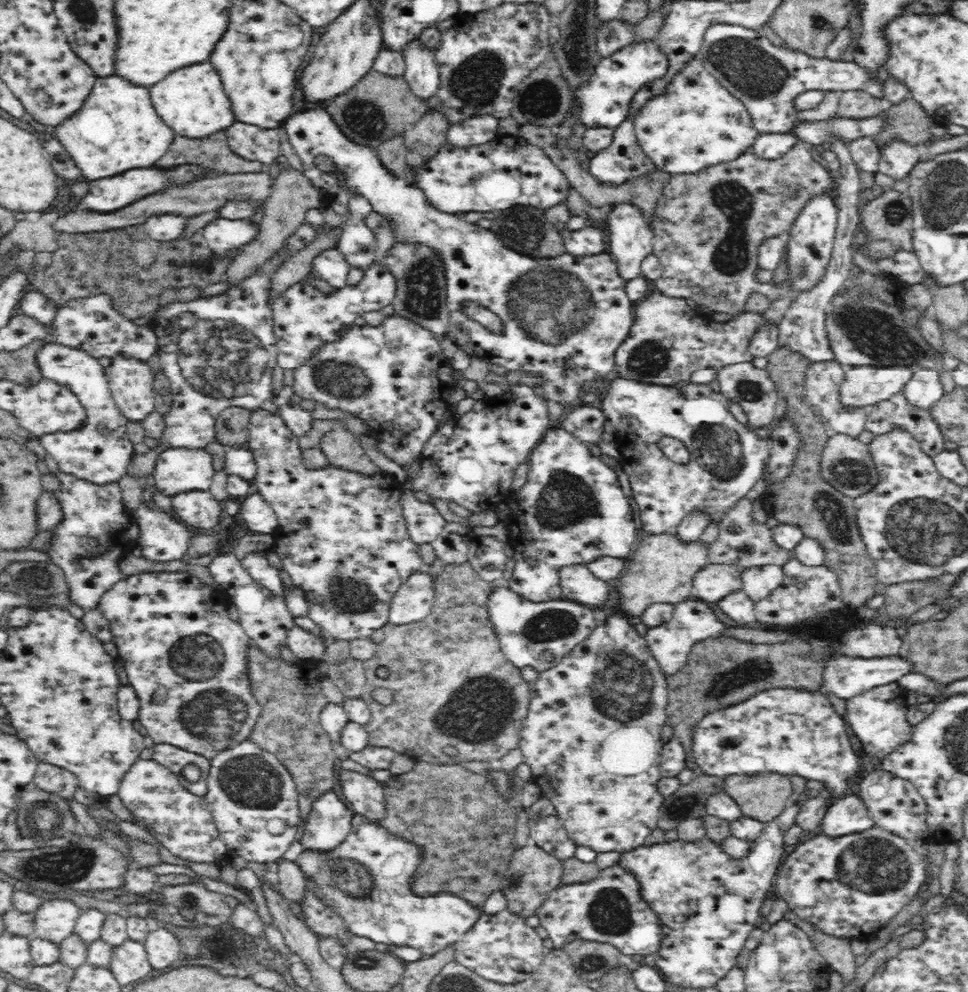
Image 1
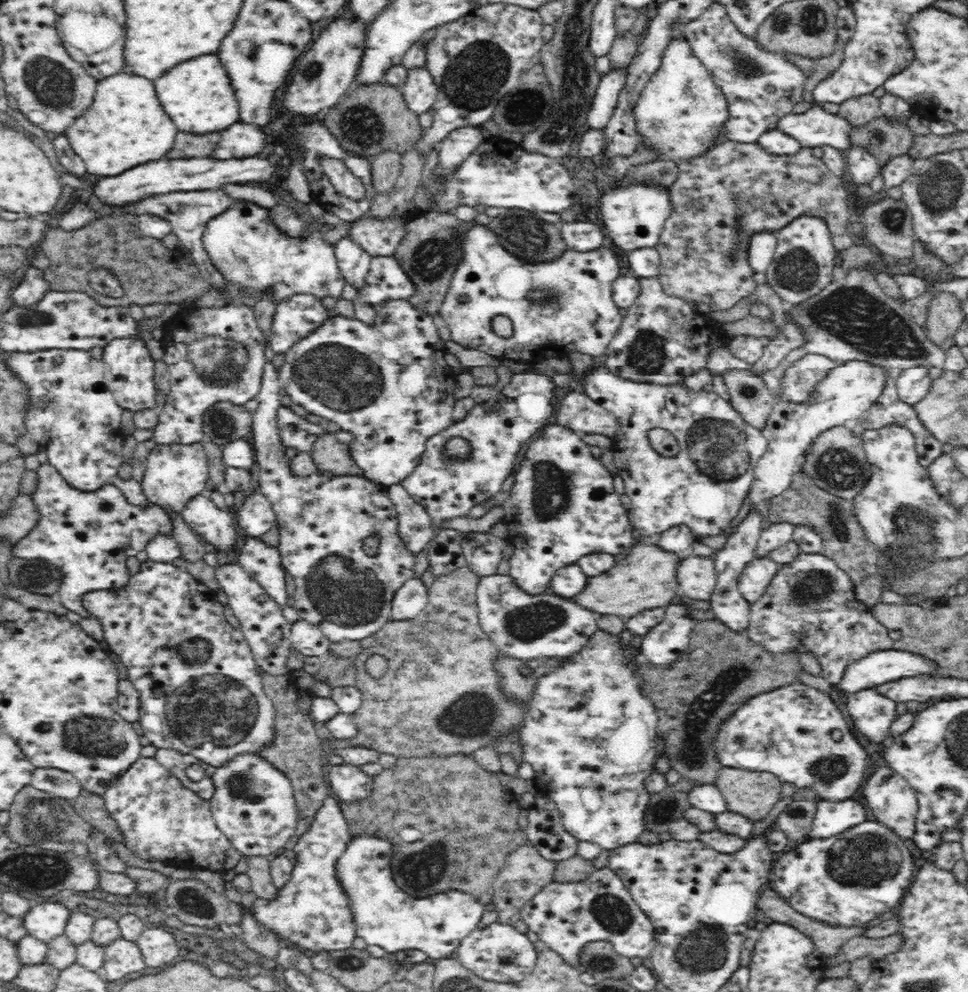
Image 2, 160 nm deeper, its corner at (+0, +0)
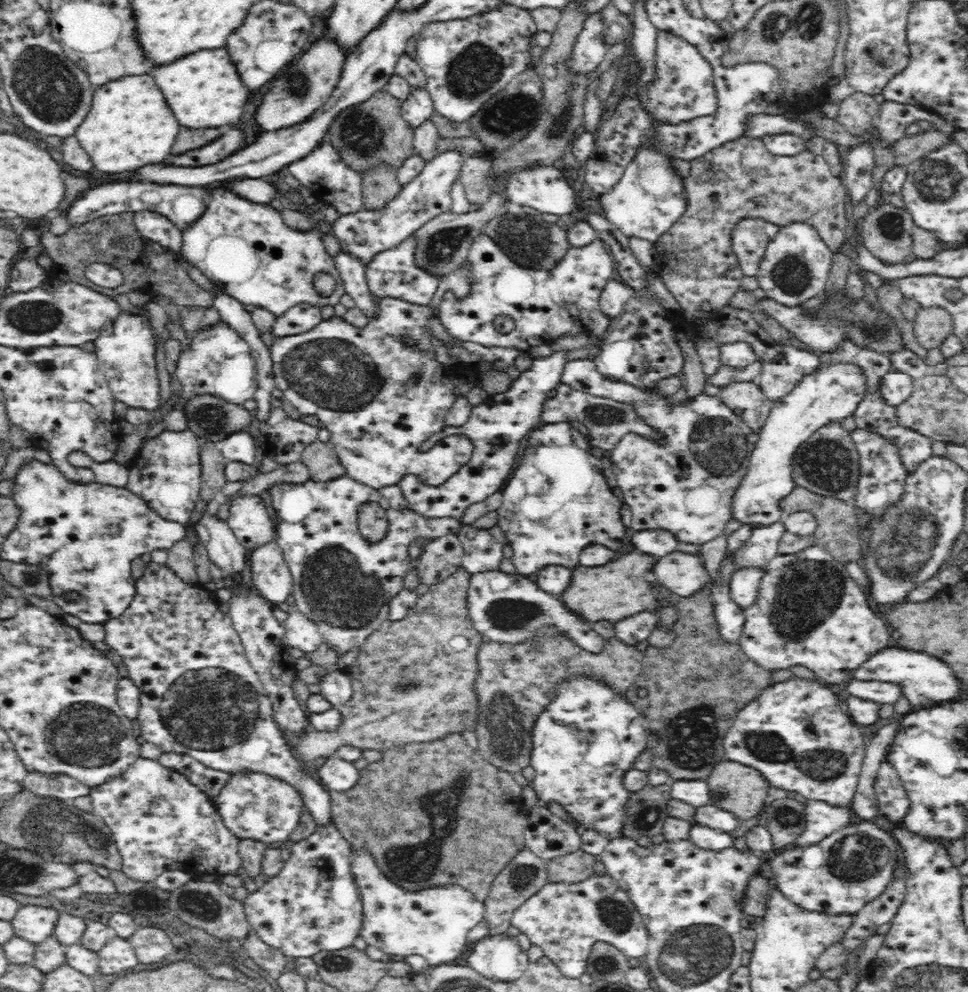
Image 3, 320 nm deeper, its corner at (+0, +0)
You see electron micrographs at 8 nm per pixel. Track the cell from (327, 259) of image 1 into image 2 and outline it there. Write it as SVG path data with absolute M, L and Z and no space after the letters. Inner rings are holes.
M235 202L232 206L218 216L214 216L205 224L205 229L200 239L212 264L222 272L226 281L242 285L243 290L250 290L255 298L260 298L264 293L270 293L276 303L296 293L312 293L321 299L327 296L340 298L345 280L334 249L321 237L321 231L314 230L306 238L284 236L271 223L267 209L252 204L251 202Z

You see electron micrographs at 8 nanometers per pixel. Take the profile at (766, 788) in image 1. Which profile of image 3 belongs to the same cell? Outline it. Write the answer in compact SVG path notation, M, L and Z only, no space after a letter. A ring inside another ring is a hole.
M720 762L706 781L713 804L740 820L752 818L762 810L771 786L759 770L732 762Z

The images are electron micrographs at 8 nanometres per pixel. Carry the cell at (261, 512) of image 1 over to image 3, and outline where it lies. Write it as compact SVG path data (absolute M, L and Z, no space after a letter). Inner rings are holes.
M236 493L228 502L230 517L227 522L247 551L275 540L274 526L262 496Z

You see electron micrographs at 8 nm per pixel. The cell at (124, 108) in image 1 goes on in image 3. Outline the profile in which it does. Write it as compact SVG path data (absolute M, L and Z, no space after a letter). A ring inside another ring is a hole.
M146 74L122 76L97 88L93 94L92 110L76 128L76 138L96 170L122 174L144 164L162 162L170 154L170 144L178 130L178 120L168 112L152 76Z

